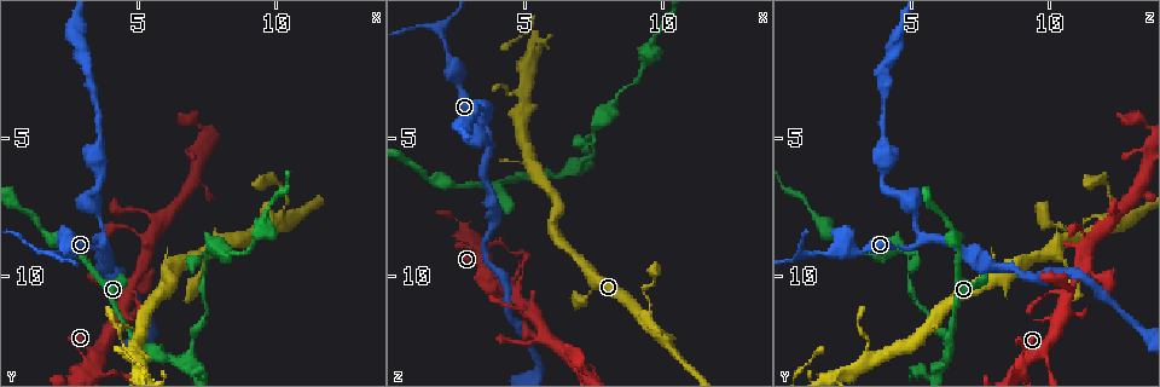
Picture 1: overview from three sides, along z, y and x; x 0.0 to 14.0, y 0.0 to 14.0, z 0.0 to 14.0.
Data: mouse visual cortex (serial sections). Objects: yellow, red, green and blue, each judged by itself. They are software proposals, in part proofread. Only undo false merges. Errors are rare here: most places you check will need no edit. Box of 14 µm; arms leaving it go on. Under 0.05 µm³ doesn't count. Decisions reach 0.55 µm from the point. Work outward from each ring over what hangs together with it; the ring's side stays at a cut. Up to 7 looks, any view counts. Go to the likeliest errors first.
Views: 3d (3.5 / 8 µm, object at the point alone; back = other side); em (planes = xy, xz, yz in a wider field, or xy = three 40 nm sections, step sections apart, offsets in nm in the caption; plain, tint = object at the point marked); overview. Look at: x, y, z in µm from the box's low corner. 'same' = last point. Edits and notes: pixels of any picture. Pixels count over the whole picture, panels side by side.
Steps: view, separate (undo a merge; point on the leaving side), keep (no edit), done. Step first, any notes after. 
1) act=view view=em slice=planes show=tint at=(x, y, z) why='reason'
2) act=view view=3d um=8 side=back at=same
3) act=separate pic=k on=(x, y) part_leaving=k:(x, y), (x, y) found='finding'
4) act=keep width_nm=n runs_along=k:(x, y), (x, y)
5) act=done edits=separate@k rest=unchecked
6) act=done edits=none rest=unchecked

act=view view=3d um=3.5 at=(3.2, 13.3, 8.9) why='abrupt turn'

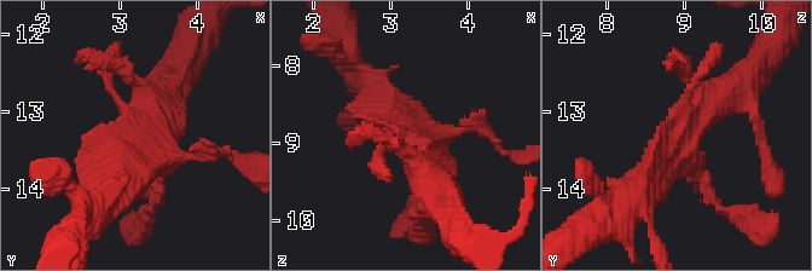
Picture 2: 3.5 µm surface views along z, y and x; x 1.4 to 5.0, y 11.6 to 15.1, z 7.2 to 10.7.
act=view view=em slice=planes show=plain at=(3.30, 13.30, 9.05) why='now the EM'

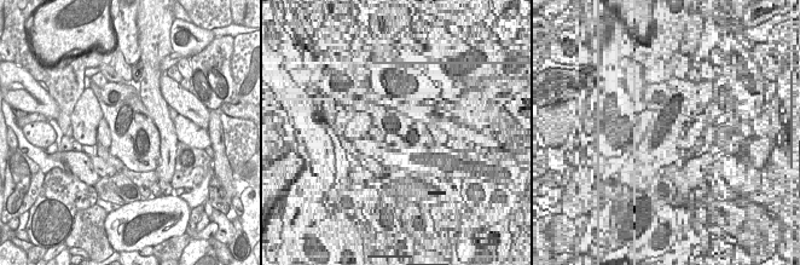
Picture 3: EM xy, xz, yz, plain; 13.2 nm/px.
act=view view=em slice=planes show=tint at=same why='where the object lies'

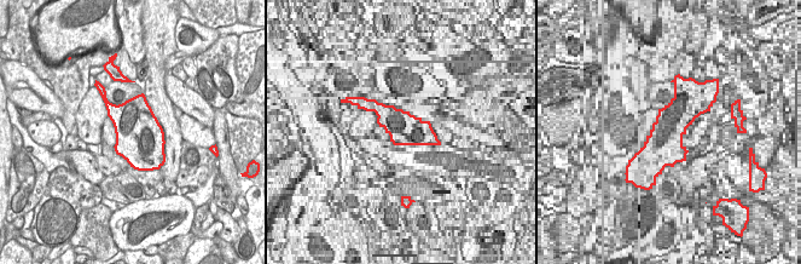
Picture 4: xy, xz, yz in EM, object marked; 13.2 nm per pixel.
act=keep found='all the same cell'

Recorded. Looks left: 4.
act=view view=3d um=3.5 at=(6.7, 13.2, 6.1) why='side arm on a straight run'

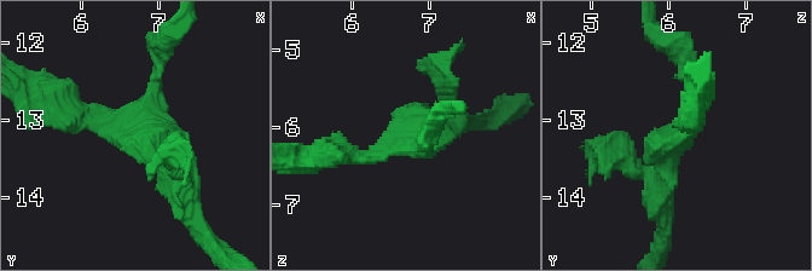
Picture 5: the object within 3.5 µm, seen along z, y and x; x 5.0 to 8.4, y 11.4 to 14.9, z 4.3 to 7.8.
act=view view=em slice=planes show=tint at=(6.75, 13.15, 6.20) arms=3 arm_widths_nm=150,200,350 why='need the tissue'

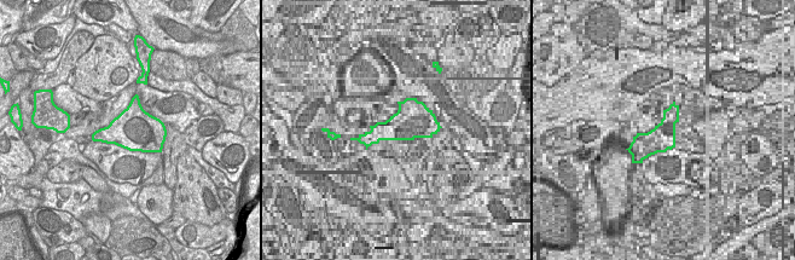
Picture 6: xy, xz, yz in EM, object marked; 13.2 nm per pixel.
act=keep found='all the same cell'

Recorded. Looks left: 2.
act=done edits=none rest=unchecked

